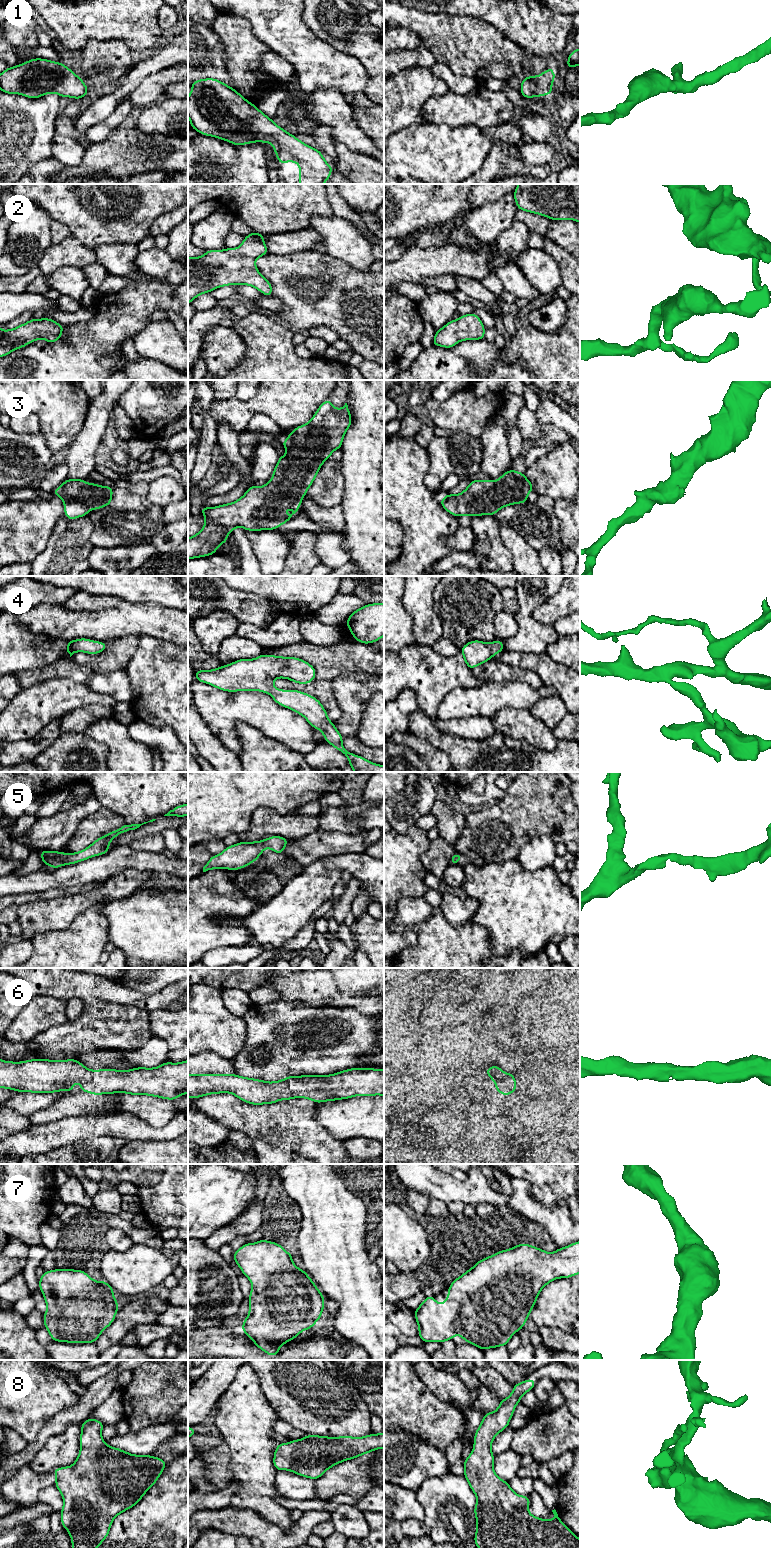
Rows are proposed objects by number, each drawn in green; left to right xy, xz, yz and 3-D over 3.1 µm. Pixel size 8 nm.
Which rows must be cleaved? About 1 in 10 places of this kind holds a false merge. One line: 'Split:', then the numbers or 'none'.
Split: none

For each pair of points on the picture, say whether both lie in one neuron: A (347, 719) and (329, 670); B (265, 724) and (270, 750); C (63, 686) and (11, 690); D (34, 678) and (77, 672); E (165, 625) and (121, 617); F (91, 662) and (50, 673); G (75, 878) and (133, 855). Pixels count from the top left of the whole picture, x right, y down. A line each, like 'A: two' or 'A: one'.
A: two
B: two
C: two
D: one
E: one
F: two
G: one

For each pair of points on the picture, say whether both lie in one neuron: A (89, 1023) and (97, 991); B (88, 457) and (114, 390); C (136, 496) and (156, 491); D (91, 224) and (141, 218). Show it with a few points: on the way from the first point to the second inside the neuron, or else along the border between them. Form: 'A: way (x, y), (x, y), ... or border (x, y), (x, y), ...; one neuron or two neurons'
A: border (117, 1003), (92, 1001), (85, 1004); two neurons
B: way (88, 440), (101, 407); one neuron
C: border (147, 491), (147, 498), (152, 503), (163, 508); two neurons
D: way (103, 224), (107, 225), (112, 222), (129, 220); one neuron

